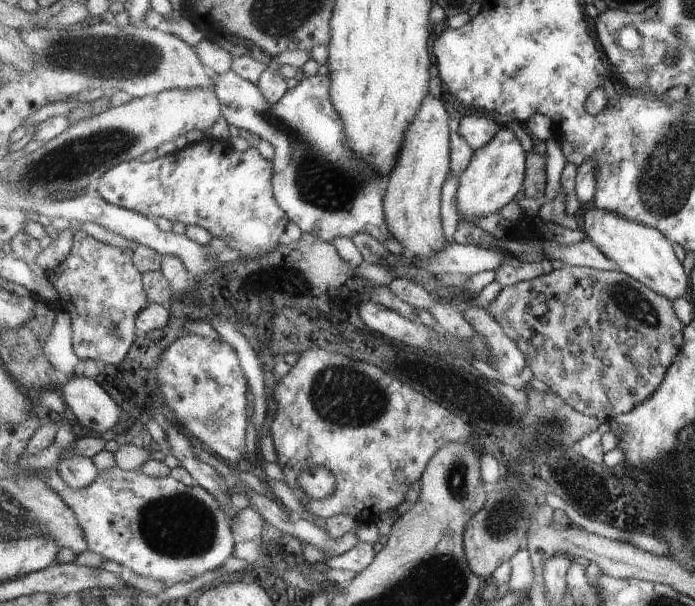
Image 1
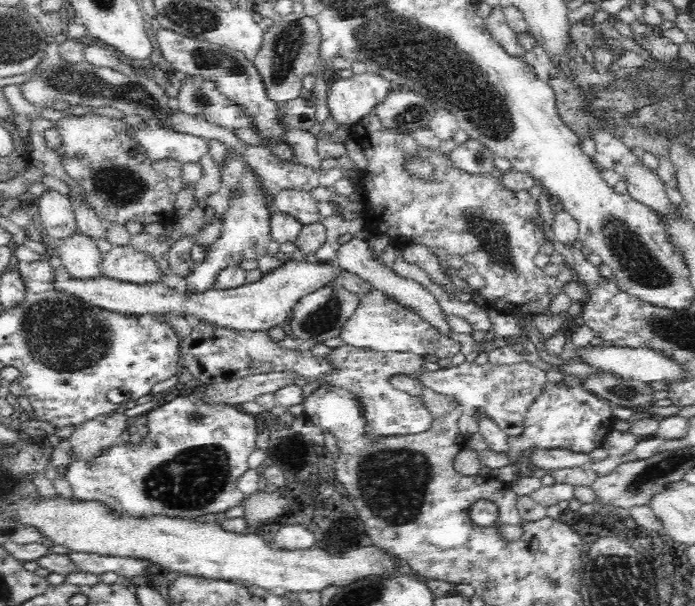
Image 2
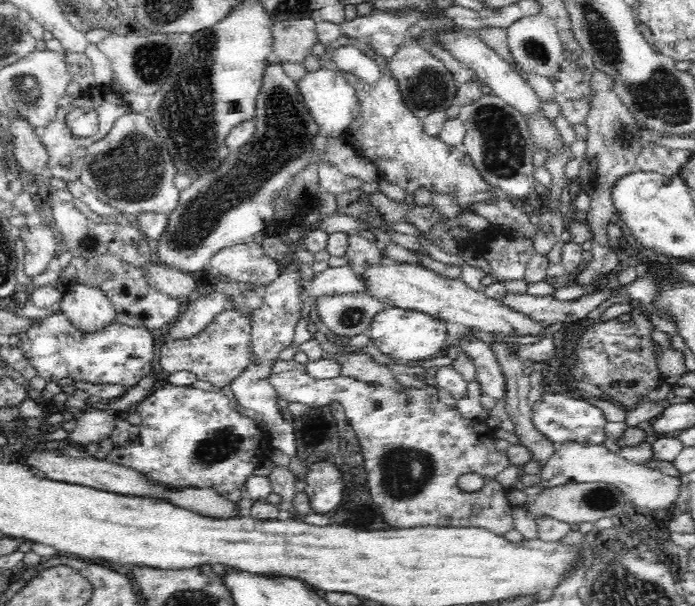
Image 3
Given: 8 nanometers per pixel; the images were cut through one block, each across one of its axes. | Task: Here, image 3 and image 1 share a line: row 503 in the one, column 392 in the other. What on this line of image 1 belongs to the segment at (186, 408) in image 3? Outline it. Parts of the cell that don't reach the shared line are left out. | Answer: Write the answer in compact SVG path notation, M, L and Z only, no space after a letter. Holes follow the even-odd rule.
M233 70L225 74L213 73L213 82L217 82L215 91L221 101L222 116L226 118L227 125L232 124L237 129L257 134L274 147L273 192L290 220L299 225L303 232L315 234L325 242L331 242L339 236L353 238L359 233L369 234L380 242L393 238L384 207L388 178L377 174L375 166L359 158L349 146L343 118L333 104L331 79L328 75L316 74L301 80L277 104L269 104L264 90L258 84L244 80Z

